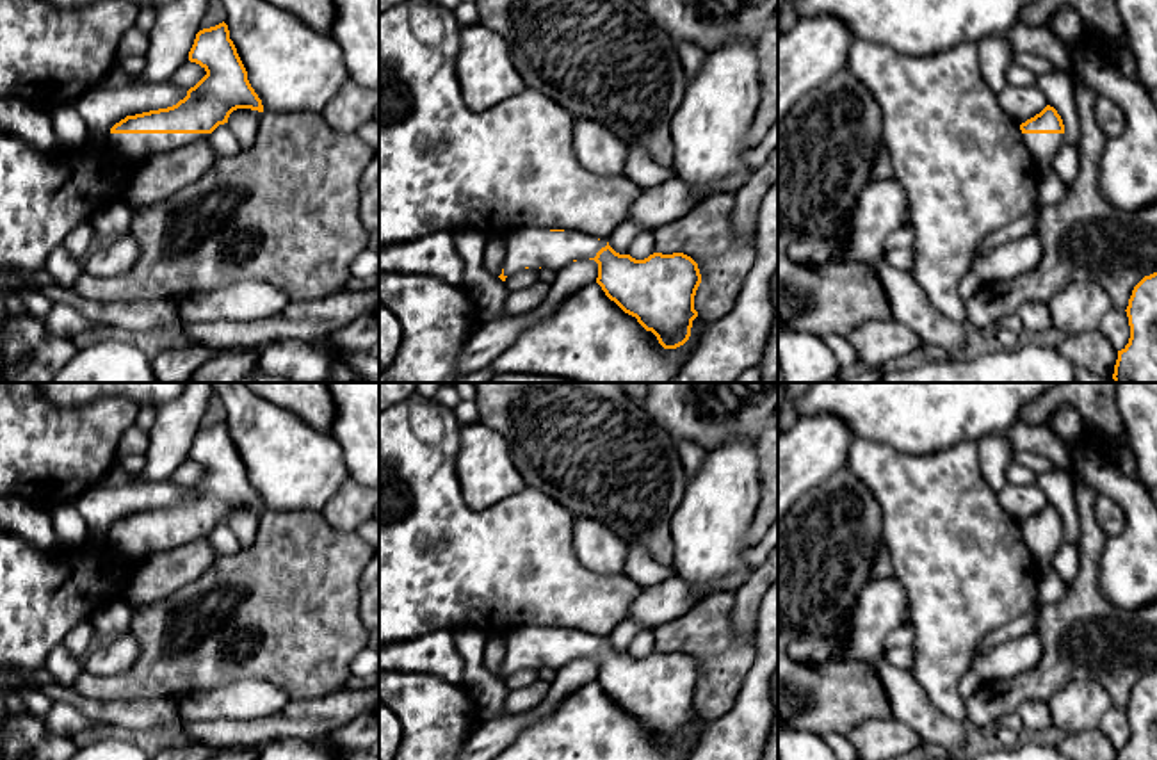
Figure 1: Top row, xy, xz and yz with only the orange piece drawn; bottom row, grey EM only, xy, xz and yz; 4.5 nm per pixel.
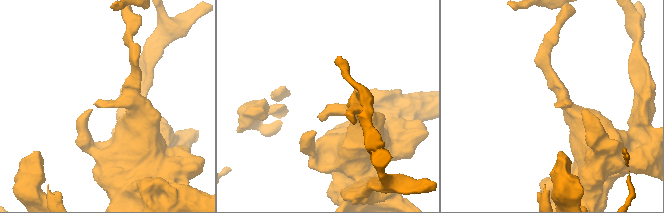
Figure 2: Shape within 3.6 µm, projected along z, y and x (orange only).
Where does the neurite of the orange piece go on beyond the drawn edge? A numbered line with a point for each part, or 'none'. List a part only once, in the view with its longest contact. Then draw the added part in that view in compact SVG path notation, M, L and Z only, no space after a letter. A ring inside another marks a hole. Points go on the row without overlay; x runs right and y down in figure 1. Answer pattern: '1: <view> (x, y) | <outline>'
1: xy (130, 545) | M109 532L109 545L126 561L137 561L148 554L171 550L210 532Z

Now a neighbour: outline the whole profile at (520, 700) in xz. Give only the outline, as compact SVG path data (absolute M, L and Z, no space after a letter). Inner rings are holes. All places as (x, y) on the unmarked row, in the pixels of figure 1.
M536 680L527 687L509 691L506 696L506 710L509 714L527 712L538 707L550 692L550 683Z

